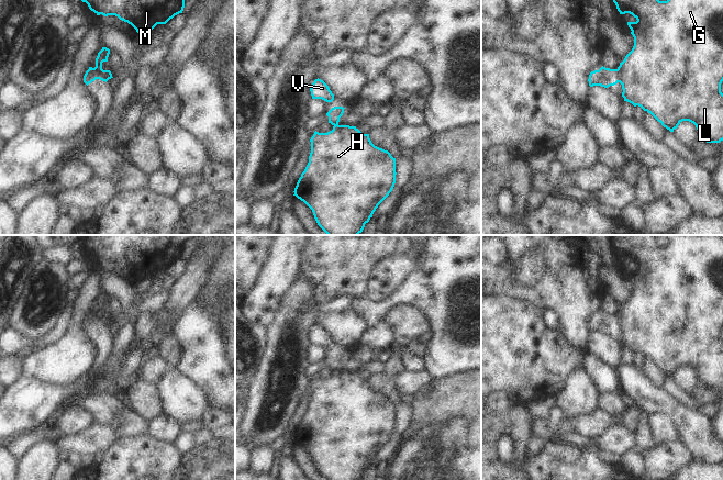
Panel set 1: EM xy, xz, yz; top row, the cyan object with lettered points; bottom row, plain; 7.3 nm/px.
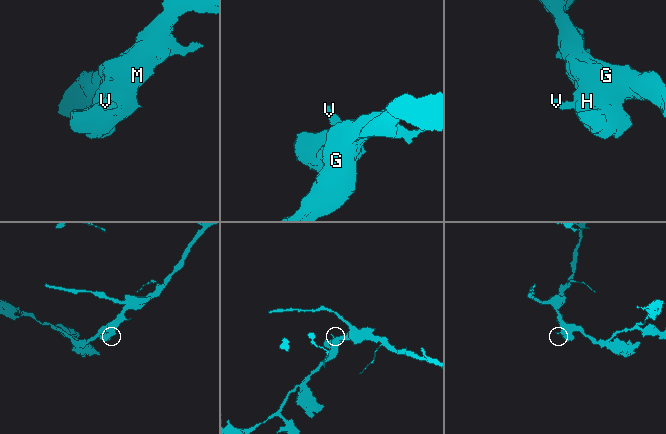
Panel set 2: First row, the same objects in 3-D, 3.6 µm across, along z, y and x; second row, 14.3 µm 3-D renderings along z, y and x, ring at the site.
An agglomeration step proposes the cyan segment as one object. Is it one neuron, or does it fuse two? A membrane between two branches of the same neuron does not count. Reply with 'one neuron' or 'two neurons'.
two neurons

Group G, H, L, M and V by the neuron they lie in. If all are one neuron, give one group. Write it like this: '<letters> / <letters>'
G H L M / V

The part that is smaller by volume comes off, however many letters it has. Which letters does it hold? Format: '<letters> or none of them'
V

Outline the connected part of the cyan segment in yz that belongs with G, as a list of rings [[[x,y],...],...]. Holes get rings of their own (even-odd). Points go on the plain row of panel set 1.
[[[611,235],[611,245],[620,260],[630,259],[637,267],[627,268],[631,280],[634,283],[634,292],[618,313],[618,328],[622,331],[624,347],[638,351],[650,359],[664,373],[674,378],[682,367],[693,369],[701,381],[701,387],[707,389],[720,389],[723,387],[723,237],[719,235]],[[665,236],[669,239],[667,247],[658,246],[658,238]]]

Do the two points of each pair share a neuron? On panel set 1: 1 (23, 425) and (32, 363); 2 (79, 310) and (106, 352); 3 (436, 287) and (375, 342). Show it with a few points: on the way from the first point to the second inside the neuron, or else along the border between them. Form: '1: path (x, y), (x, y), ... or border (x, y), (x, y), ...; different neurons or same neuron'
1: border (25, 375), (40, 377), (54, 383); different neurons
2: border (87, 332), (96, 346), (98, 356); different neurons
3: border (385, 319), (376, 326), (369, 328); different neurons

